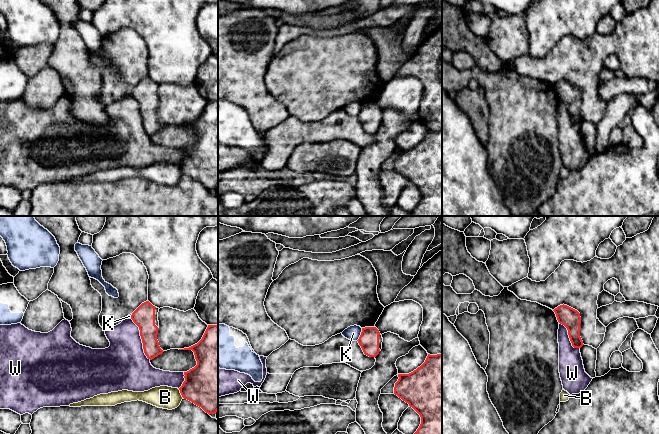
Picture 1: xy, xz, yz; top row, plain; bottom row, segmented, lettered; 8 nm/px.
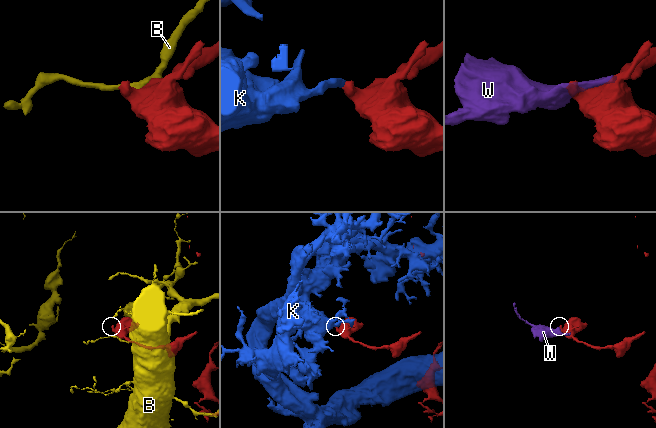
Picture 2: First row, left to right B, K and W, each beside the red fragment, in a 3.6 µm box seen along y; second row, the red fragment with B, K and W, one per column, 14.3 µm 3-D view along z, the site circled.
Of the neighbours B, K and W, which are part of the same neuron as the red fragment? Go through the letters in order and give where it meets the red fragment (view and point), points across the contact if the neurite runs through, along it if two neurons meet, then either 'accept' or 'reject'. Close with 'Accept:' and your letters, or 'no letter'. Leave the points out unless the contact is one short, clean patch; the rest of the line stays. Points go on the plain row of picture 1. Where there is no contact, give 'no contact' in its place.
B: meets red in xy at (180, 168); reject
K: meets red in xz at (361, 110); border along xz (362, 104), (361, 110), (356, 116); reject
W: meets red in xy at (141, 114); reject
Accept: no letter

